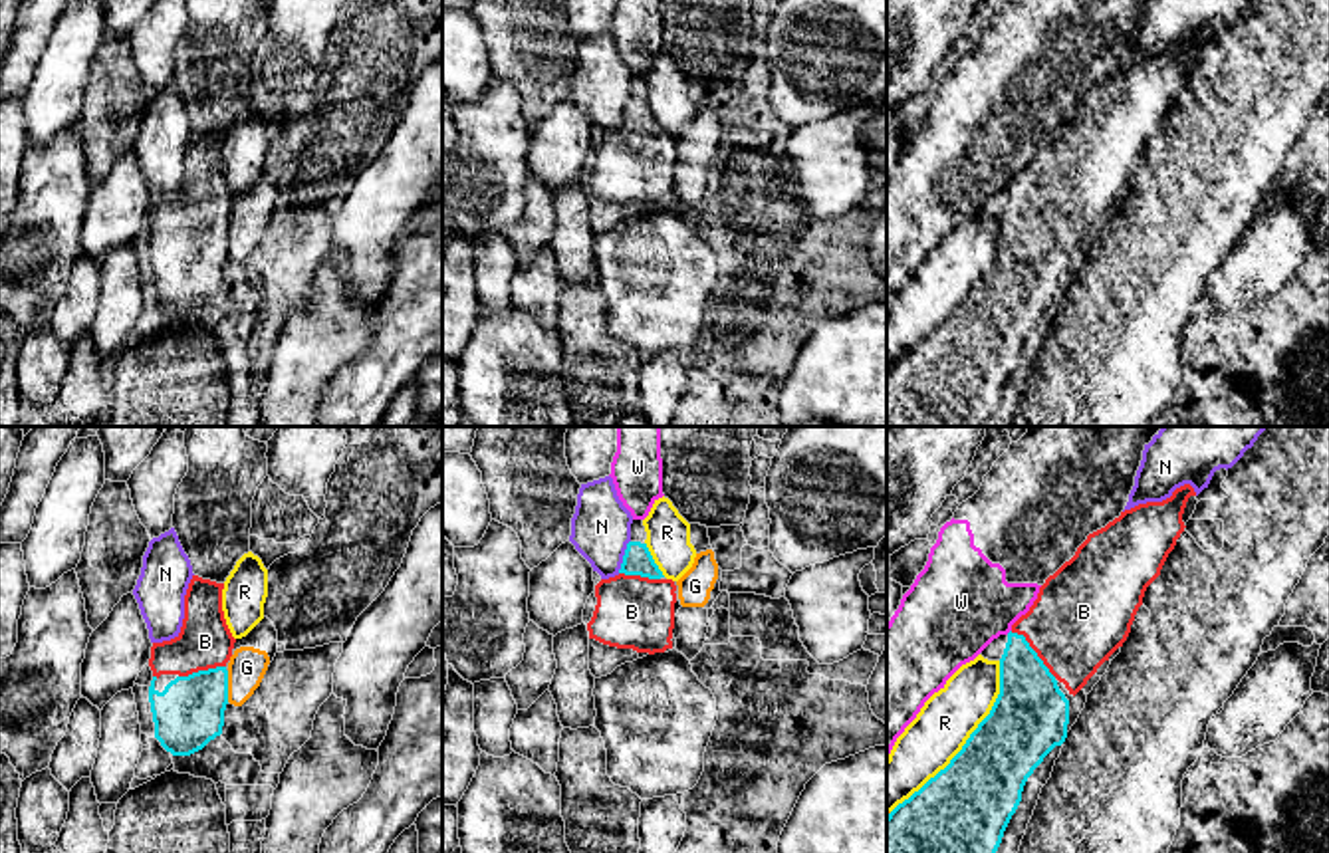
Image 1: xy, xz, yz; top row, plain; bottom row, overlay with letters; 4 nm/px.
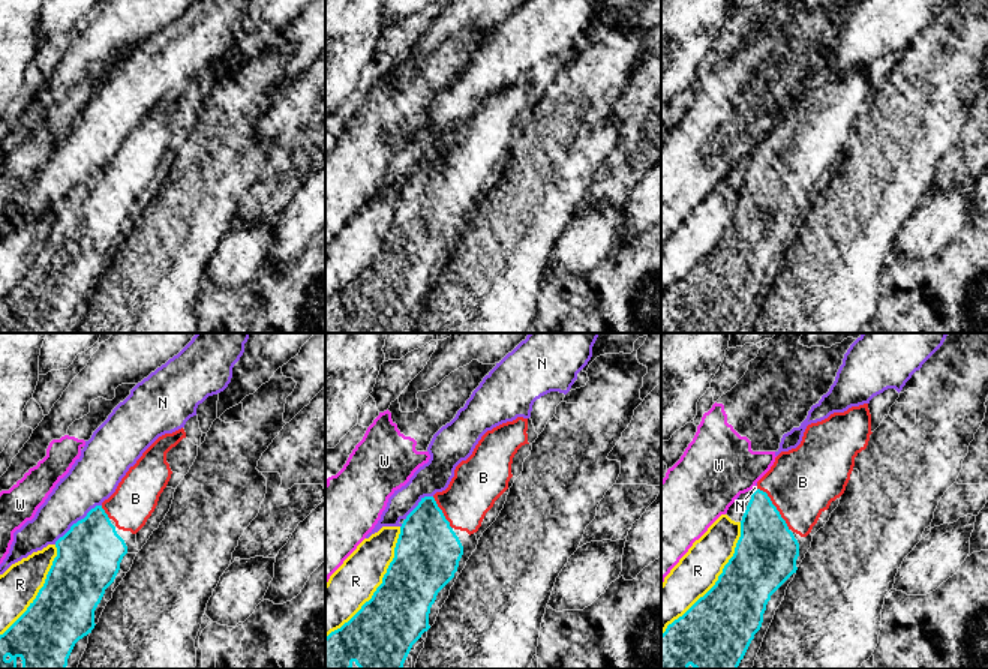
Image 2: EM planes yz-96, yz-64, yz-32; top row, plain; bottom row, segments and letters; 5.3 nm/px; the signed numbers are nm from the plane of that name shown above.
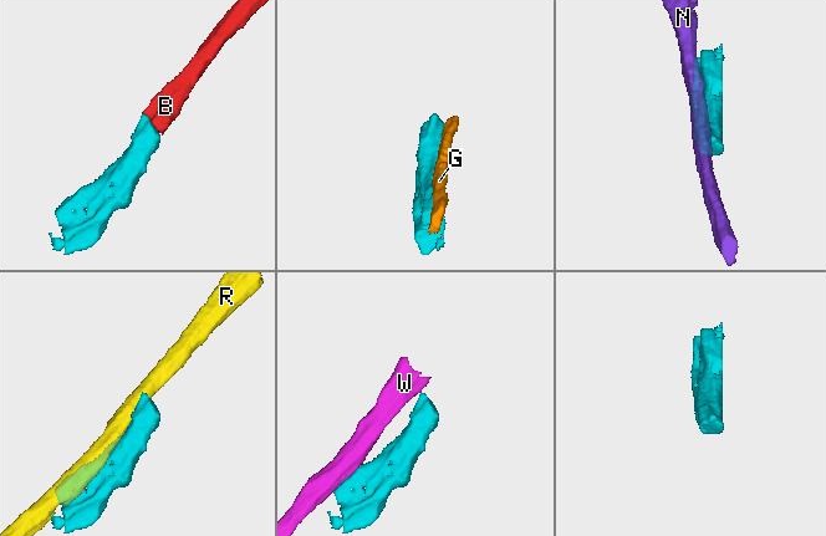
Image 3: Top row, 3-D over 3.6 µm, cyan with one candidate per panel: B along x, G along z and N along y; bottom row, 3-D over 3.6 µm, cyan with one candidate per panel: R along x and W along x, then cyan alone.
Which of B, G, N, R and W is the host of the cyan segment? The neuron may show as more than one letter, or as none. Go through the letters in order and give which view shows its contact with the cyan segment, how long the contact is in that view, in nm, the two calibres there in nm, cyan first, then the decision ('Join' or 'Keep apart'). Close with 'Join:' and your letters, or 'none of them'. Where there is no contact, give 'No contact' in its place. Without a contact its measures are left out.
B: Touches cyan in yz. Shared border 260 nm. Thickness 300 nm (cyan) against 400 nm. Join
G: Touches cyan in xy. Shared border 130 nm. Thickness 280 nm (cyan) against 150 nm. Keep apart
N: Touches cyan in xz. Shared border 140 nm. Thickness 120 nm (cyan) against 240 nm. Keep apart
R: Touches cyan in yz. Shared border 750 nm. Thickness 360 nm (cyan) against 220 nm. Keep apart
W: No contact. Keep apart
Join: B

